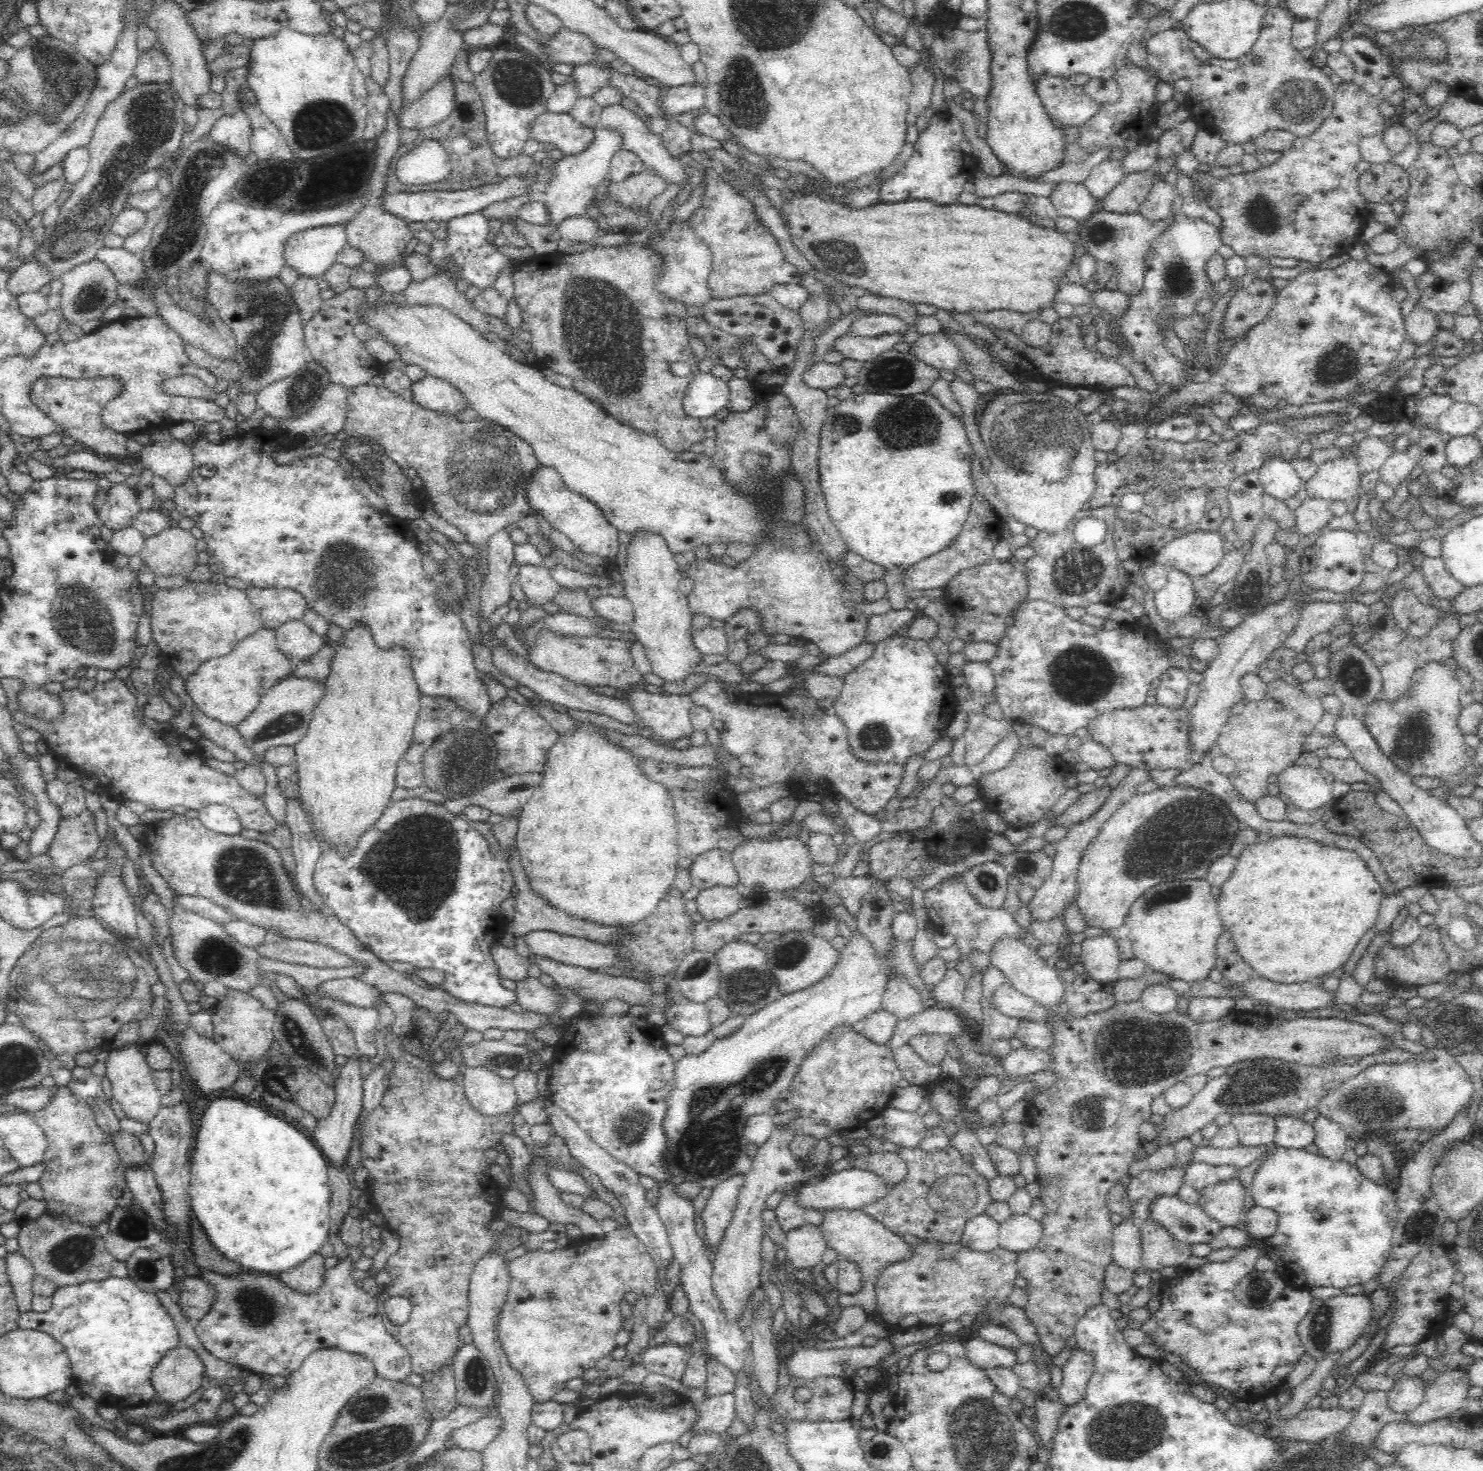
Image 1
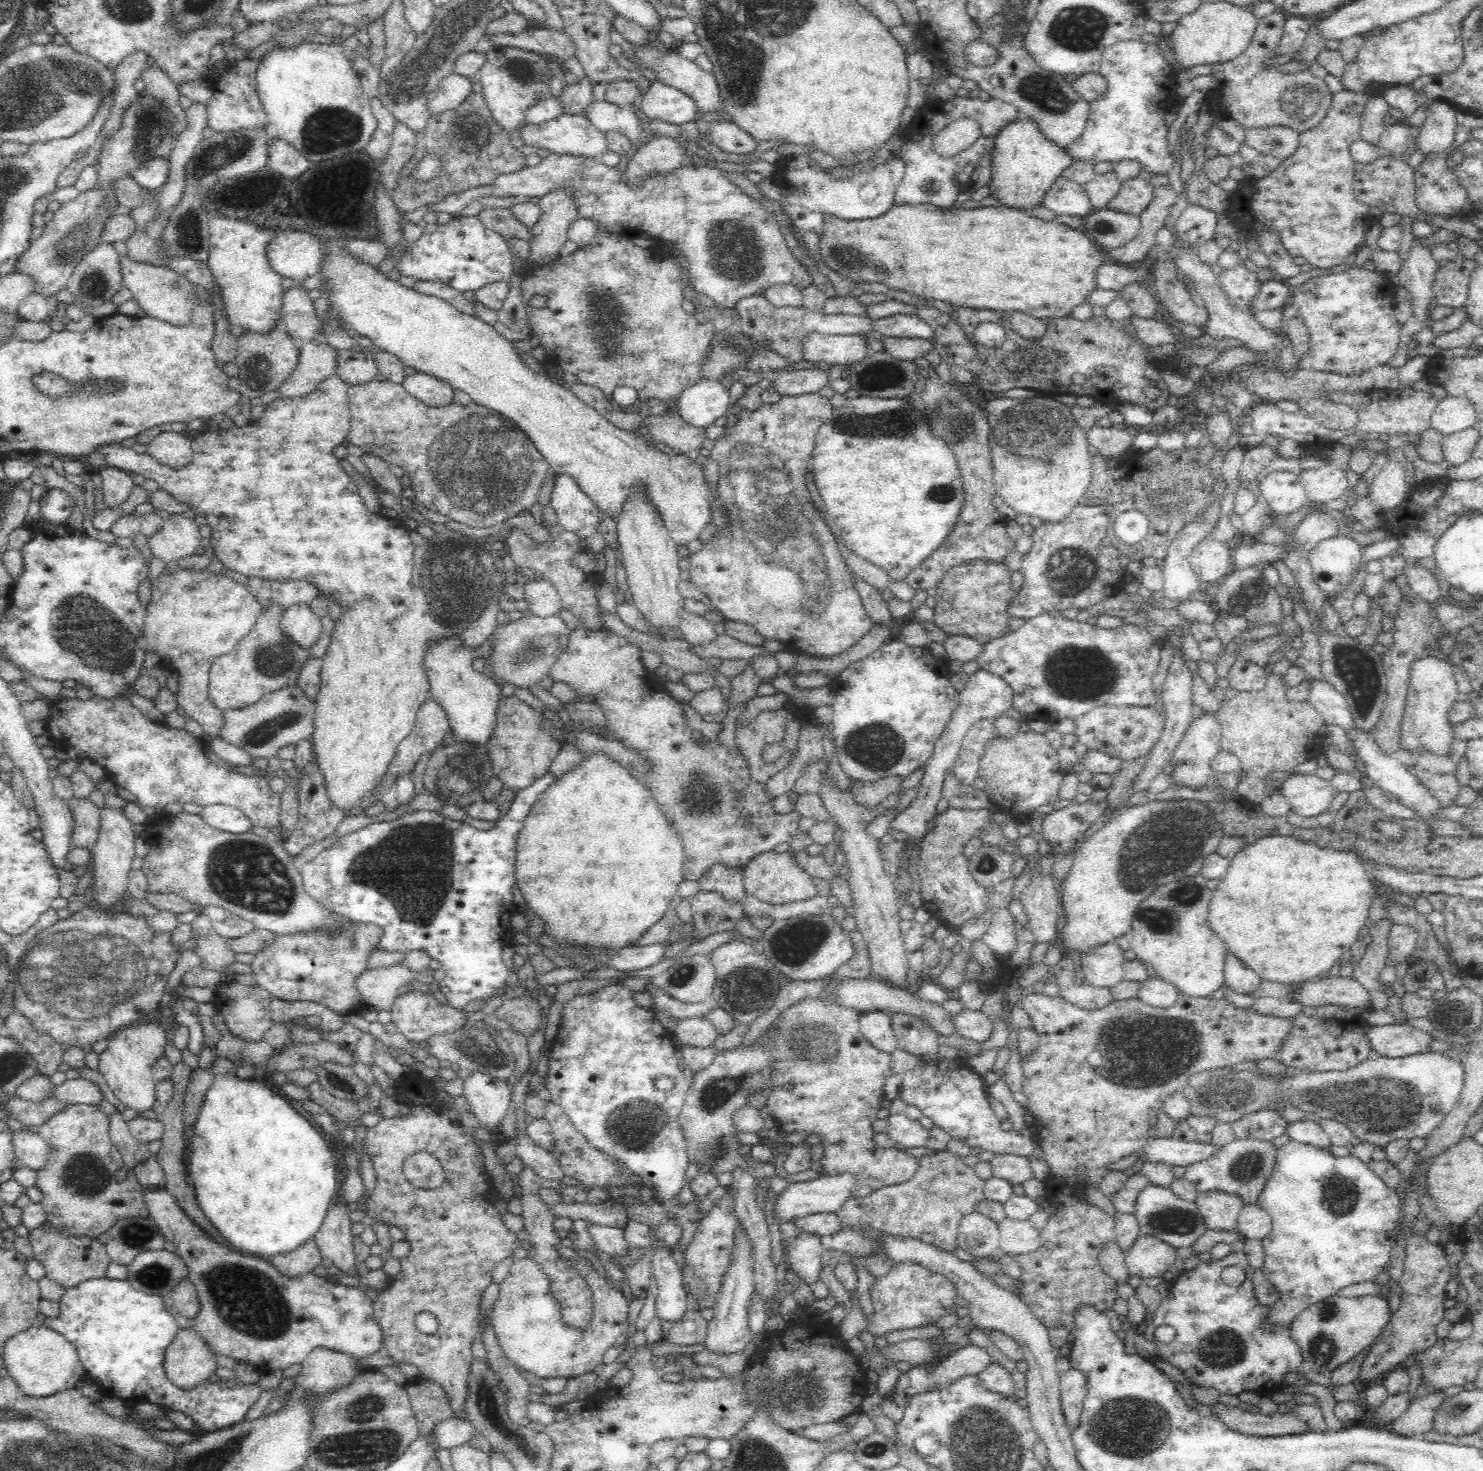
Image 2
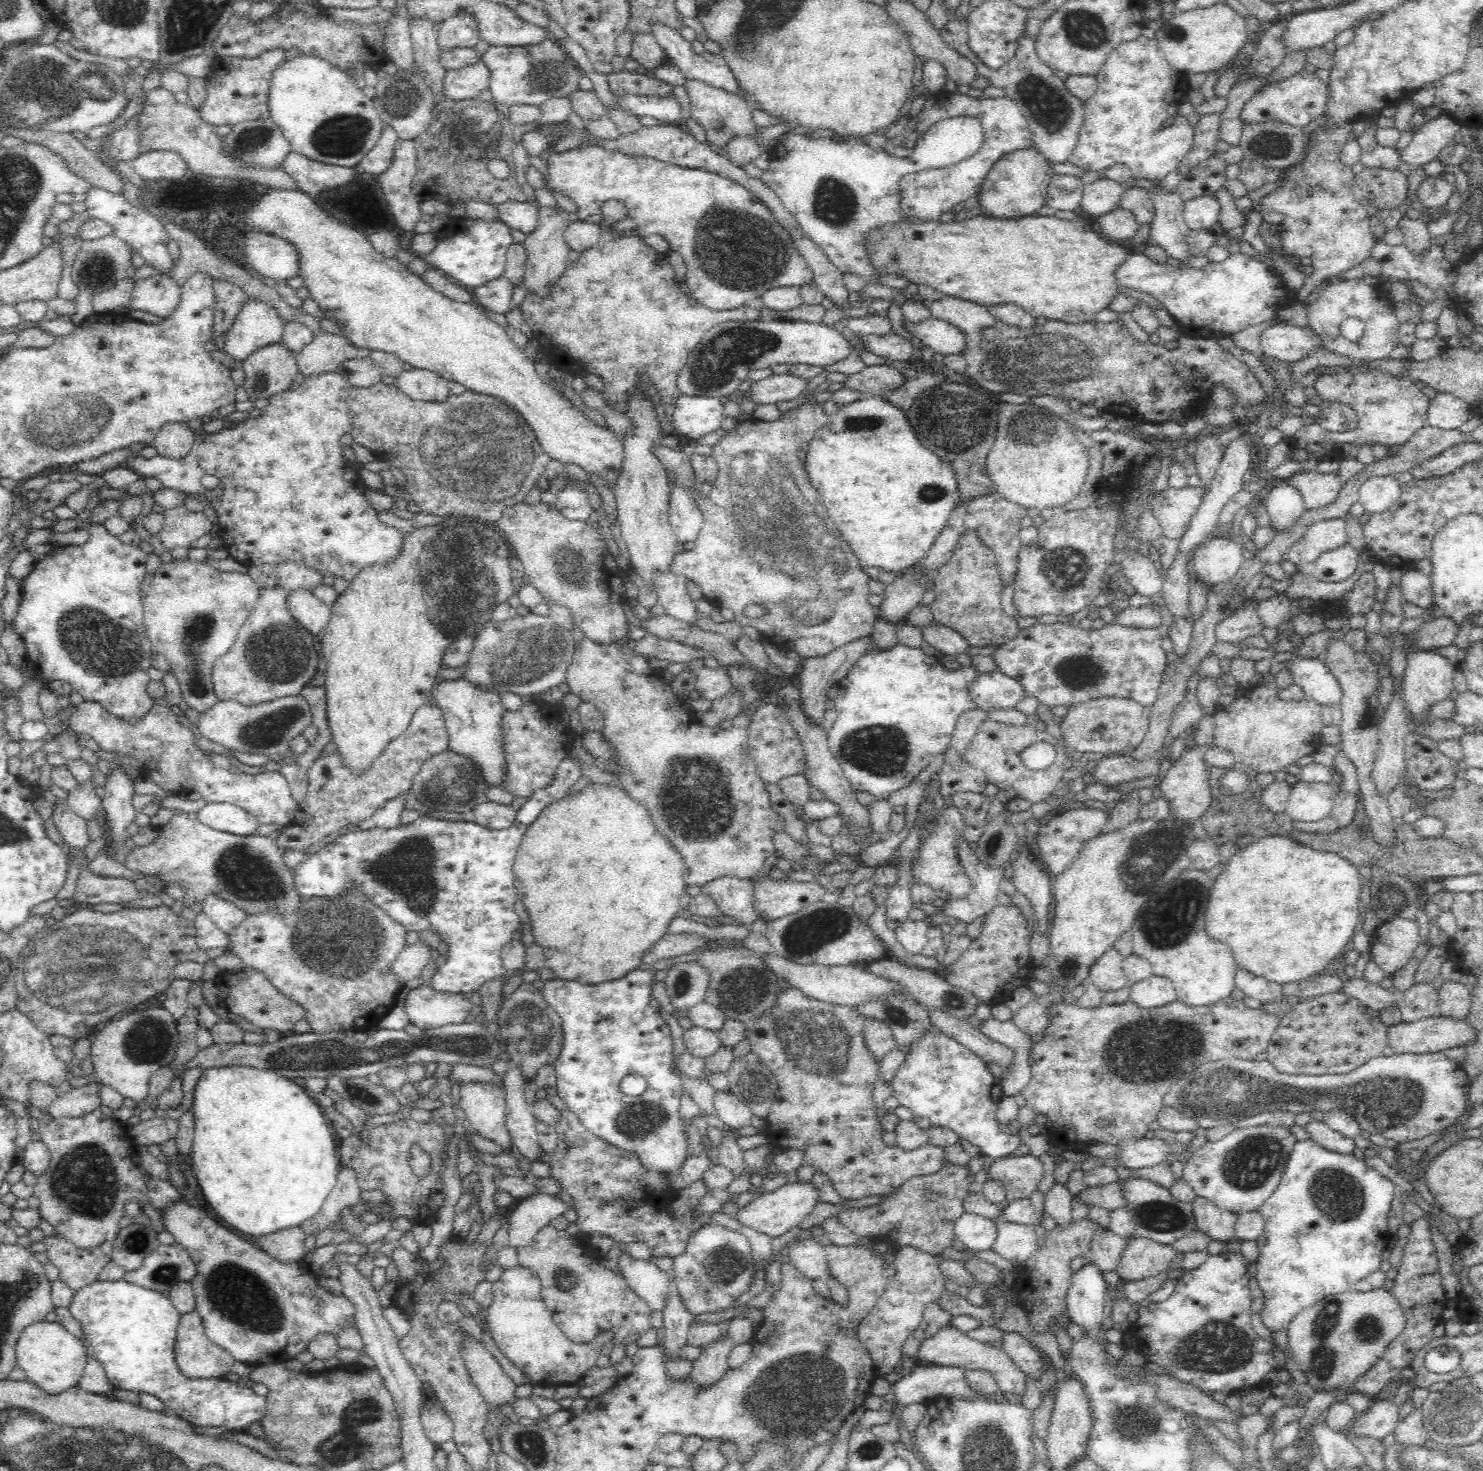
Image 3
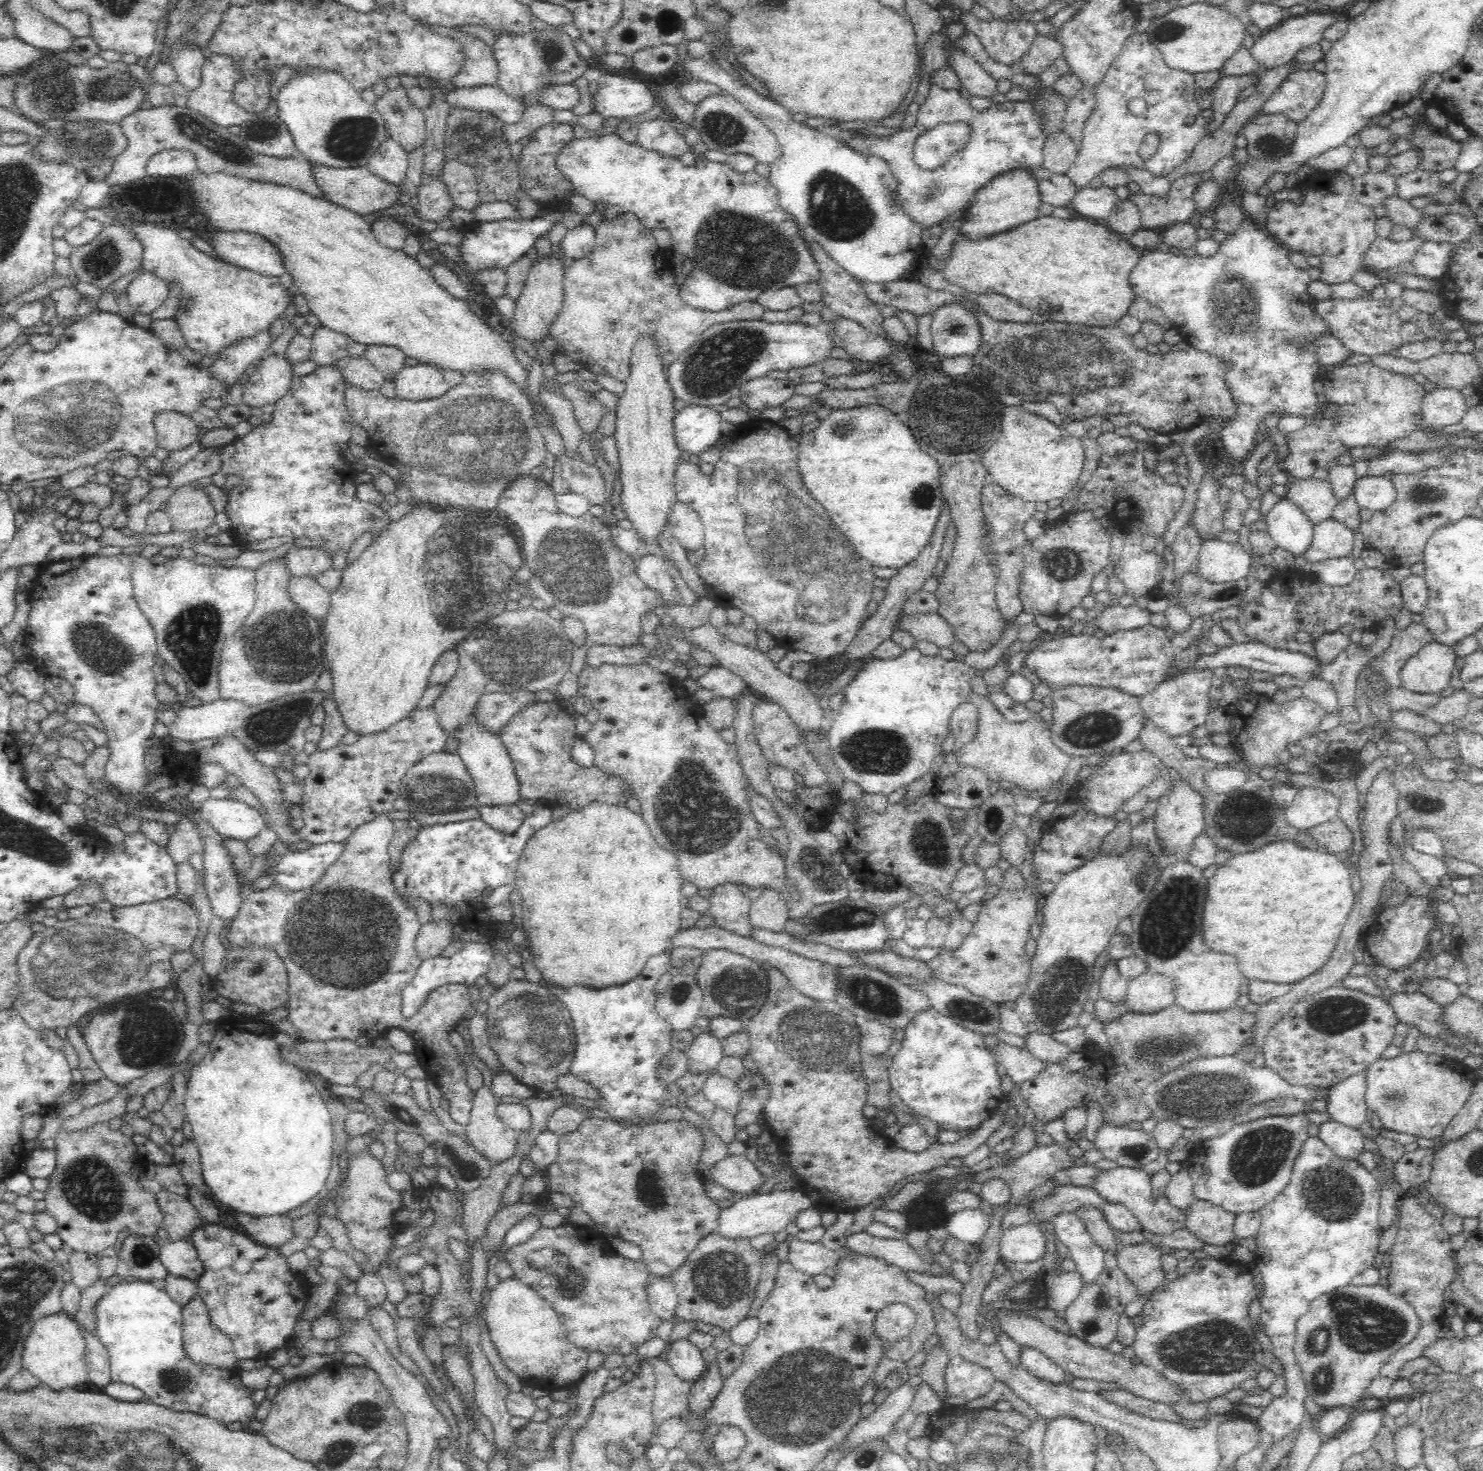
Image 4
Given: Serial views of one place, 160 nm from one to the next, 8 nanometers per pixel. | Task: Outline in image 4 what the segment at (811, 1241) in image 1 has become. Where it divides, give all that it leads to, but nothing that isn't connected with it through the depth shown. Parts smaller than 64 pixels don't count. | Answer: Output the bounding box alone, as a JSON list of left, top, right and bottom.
[788,1238,838,1276]

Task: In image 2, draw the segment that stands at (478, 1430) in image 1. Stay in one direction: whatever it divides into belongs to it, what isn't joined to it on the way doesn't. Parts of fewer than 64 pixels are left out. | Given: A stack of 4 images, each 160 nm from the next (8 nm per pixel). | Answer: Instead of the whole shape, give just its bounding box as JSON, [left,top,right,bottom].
[432,1417,478,1449]

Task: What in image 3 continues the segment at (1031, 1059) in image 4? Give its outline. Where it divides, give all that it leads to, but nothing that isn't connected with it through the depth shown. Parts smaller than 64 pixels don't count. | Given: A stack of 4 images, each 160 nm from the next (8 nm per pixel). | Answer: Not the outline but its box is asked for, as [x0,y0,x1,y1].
[930,1010,1015,1072]

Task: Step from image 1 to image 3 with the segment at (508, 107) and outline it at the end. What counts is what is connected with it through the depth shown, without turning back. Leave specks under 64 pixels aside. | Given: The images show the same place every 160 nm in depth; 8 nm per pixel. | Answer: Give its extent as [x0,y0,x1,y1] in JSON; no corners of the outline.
[482,36,584,106]

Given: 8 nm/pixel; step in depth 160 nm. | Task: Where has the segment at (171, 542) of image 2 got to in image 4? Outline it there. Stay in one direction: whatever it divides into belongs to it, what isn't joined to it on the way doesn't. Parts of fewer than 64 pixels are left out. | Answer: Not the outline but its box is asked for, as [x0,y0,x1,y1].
[165,482,217,534]

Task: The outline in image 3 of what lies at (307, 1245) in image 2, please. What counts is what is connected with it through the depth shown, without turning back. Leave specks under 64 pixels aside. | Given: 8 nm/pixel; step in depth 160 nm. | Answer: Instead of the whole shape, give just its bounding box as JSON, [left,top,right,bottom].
[252,1226,306,1264]

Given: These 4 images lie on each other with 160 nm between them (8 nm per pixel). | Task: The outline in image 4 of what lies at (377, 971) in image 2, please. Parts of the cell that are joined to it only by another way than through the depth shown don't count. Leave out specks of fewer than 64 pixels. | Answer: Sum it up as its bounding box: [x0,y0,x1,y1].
[415,918,454,960]

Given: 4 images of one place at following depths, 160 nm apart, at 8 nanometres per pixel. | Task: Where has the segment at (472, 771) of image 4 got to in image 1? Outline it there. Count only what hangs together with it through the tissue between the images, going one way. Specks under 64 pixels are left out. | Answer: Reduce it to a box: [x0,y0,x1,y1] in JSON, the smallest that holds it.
[168,381,493,721]

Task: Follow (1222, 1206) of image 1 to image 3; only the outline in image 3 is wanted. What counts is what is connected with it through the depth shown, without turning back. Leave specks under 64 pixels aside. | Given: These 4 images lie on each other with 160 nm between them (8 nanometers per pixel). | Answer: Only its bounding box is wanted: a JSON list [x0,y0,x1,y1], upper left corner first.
[1191,1196,1237,1242]

